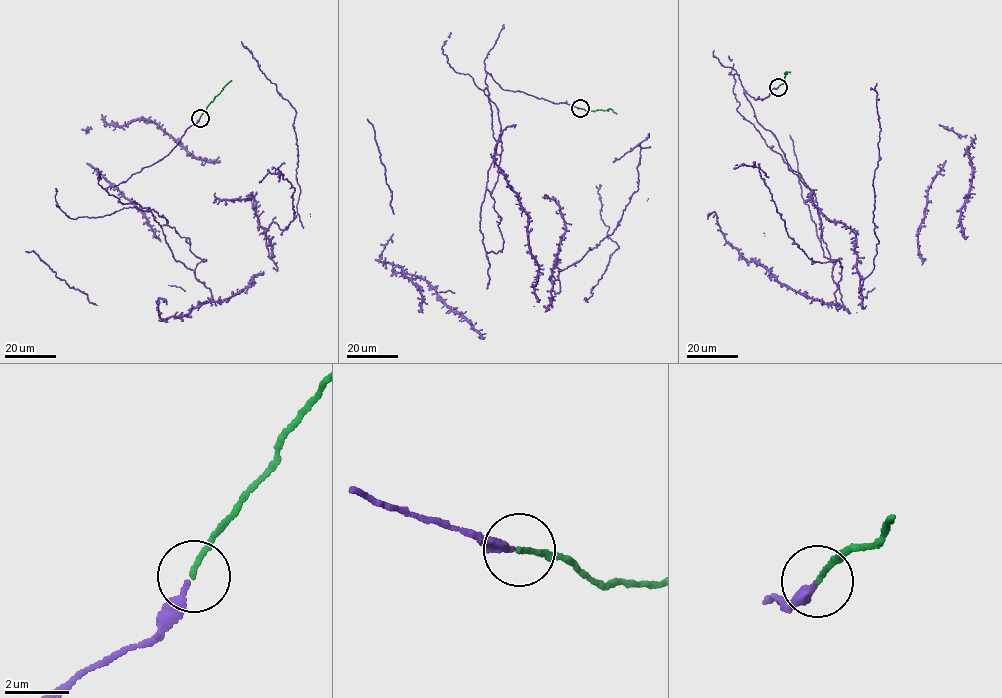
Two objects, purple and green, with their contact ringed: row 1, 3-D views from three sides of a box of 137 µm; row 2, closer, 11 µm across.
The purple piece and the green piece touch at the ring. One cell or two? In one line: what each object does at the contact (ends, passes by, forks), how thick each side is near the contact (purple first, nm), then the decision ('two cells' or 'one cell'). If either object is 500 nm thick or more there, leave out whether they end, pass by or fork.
purple ends | green ends | 240/140 nm | one cell

